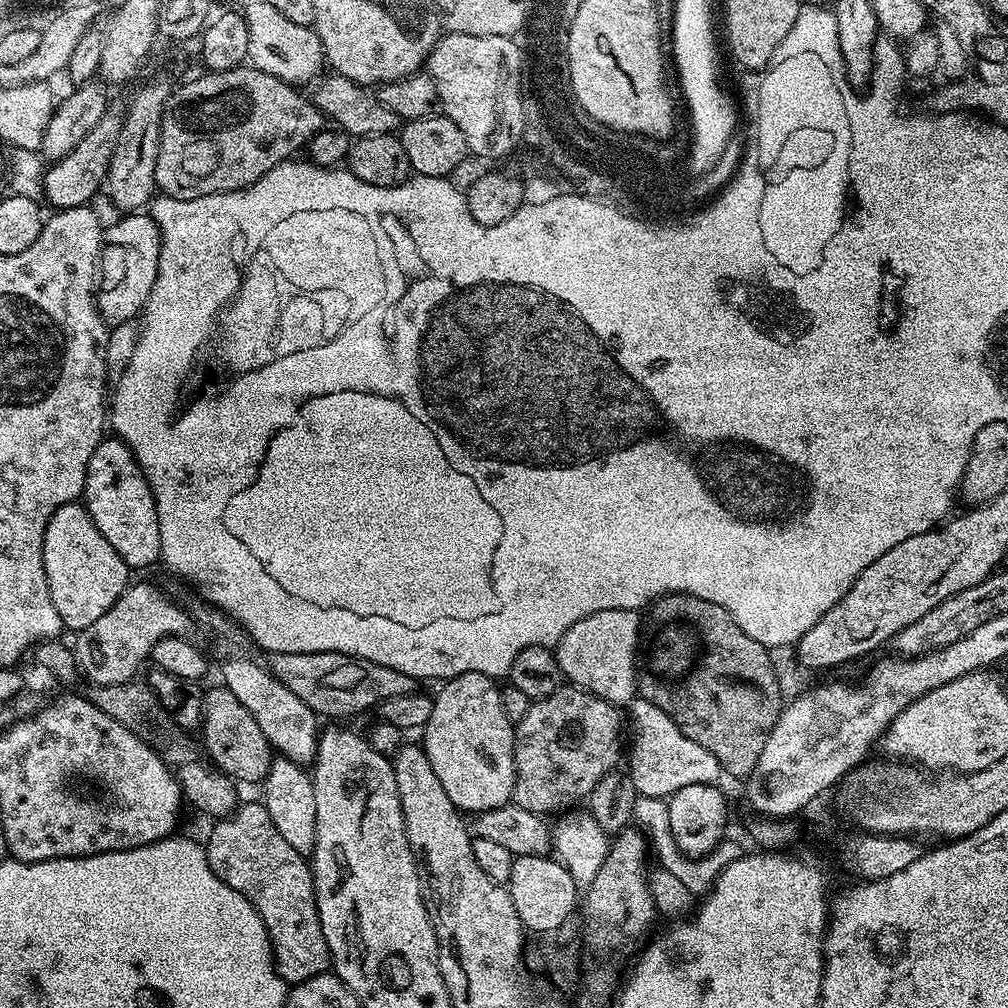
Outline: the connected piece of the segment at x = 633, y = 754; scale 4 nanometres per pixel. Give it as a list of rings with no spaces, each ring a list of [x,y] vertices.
[[[641,696],[633,697],[631,703],[627,705],[626,708],[626,718],[628,721],[628,718],[630,720],[630,732],[632,734],[632,738],[630,740],[630,752],[628,754],[627,751],[627,758],[626,758],[626,764],[628,760],[628,779],[634,782],[635,790],[637,795],[640,796],[646,796],[646,797],[658,797],[660,799],[665,799],[669,796],[671,796],[673,793],[678,791],[678,789],[682,789],[684,786],[690,786],[690,785],[696,785],[696,784],[716,784],[719,783],[720,776],[723,777],[724,771],[721,766],[721,764],[718,762],[717,758],[714,757],[714,754],[711,754],[704,746],[699,746],[698,742],[693,742],[690,740],[690,738],[686,738],[684,734],[680,730],[678,730],[678,726],[674,725],[673,719],[670,718],[668,714],[664,714],[661,709],[658,708],[658,706],[654,706],[652,702],[645,699]]]

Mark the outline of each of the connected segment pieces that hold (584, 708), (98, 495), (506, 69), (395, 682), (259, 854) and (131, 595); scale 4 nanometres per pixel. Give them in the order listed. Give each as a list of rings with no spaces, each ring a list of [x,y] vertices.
[[[561,686],[556,689],[554,694],[550,694],[541,700],[533,700],[530,710],[526,714],[526,718],[515,721],[514,731],[516,737],[514,738],[514,766],[516,767],[516,781],[512,787],[511,803],[522,806],[522,810],[530,810],[531,812],[538,812],[541,814],[563,814],[569,811],[570,806],[575,800],[583,801],[592,793],[594,786],[601,780],[602,777],[609,775],[613,771],[612,768],[616,763],[621,763],[622,750],[620,754],[620,718],[622,722],[622,712],[617,705],[612,704],[609,700],[604,700],[600,696],[591,696],[590,693],[585,692],[584,689],[575,686]]]
[[[105,438],[100,441],[94,454],[90,454],[82,503],[88,509],[90,518],[94,518],[94,526],[98,526],[98,530],[102,530],[102,538],[106,538],[106,542],[110,542],[110,546],[114,546],[114,550],[118,550],[118,558],[122,558],[122,562],[126,562],[129,570],[148,568],[152,563],[160,560],[162,534],[158,534],[158,514],[154,506],[154,494],[134,458],[132,449],[123,440]]]
[[[457,32],[441,35],[435,50],[428,55],[426,71],[438,86],[443,115],[449,116],[454,126],[462,130],[468,151],[473,157],[485,156],[488,160],[496,160],[499,156],[514,151],[516,143],[521,143],[524,126],[520,117],[520,101],[516,94],[517,72],[514,70],[517,69],[517,63],[516,48],[501,38]]]
[[[274,652],[267,657],[266,666],[310,710],[314,710],[317,717],[324,716],[356,716],[367,708],[379,709],[386,698],[399,698],[401,694],[417,691],[418,681],[410,678],[410,674],[401,674],[398,670],[390,670],[390,666],[378,666],[378,662],[363,660],[357,656],[347,656],[341,652]]]
[[[241,803],[236,811],[217,819],[213,824],[216,825],[209,830],[208,840],[206,839],[210,870],[214,870],[214,874],[218,874],[222,882],[226,882],[226,886],[238,890],[238,894],[246,897],[254,906],[254,910],[258,910],[272,943],[276,973],[284,979],[285,984],[291,986],[329,971],[332,955],[326,946],[322,922],[318,918],[316,891],[309,861],[302,854],[298,854],[298,850],[293,850],[282,838],[282,834],[278,834],[278,829],[274,827],[274,822],[270,822],[270,814],[266,814],[263,803]]]
[[[132,582],[125,588],[123,594],[118,598],[118,602],[114,602],[114,606],[110,606],[110,610],[106,610],[106,614],[102,614],[102,618],[98,618],[98,622],[75,633],[74,655],[79,671],[82,673],[83,679],[85,676],[88,684],[101,684],[102,686],[126,684],[135,677],[132,675],[139,670],[140,663],[151,657],[154,642],[171,636],[187,637],[191,628],[191,618],[160,589],[155,588],[152,584]]]

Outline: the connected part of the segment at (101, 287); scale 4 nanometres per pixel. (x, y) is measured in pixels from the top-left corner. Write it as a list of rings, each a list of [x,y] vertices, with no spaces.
[[[143,211],[124,214],[102,232],[96,308],[105,324],[111,326],[127,320],[136,320],[143,313],[154,278],[158,274],[160,231],[151,215]]]

